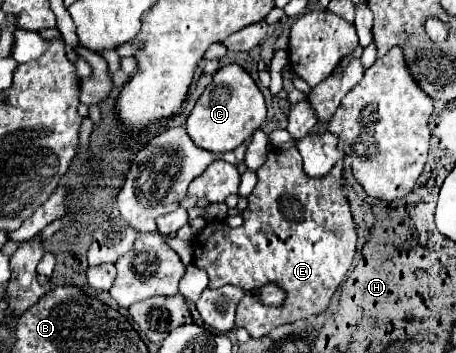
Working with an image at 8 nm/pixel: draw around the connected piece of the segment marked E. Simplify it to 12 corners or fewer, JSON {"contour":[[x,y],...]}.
{"contour":[[271,149],[243,225],[207,223],[193,263],[209,287],[269,281],[235,325],[251,337],[319,315],[357,245],[342,160],[305,175]]}

